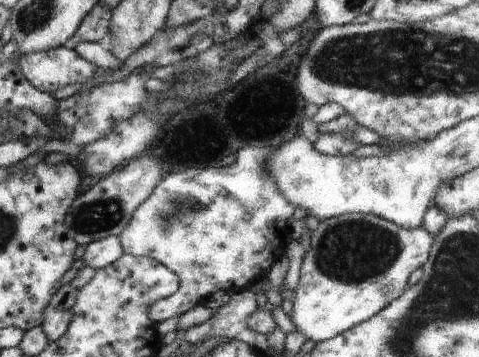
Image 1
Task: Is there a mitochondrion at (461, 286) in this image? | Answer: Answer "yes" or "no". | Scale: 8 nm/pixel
yes

